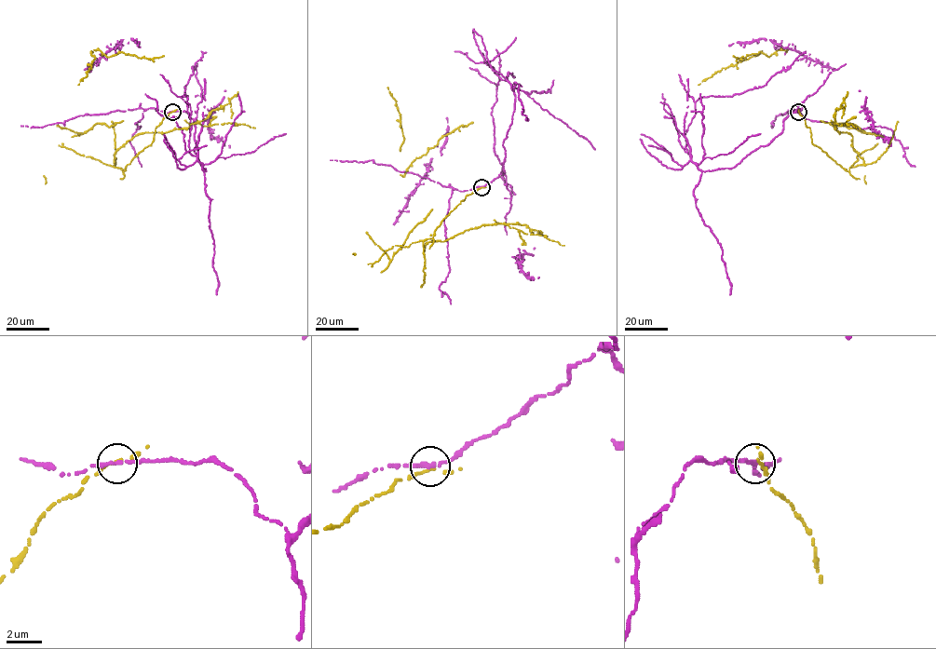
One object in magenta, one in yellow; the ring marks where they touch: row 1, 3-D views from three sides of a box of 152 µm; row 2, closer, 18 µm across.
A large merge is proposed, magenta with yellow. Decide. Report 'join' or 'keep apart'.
keep apart

